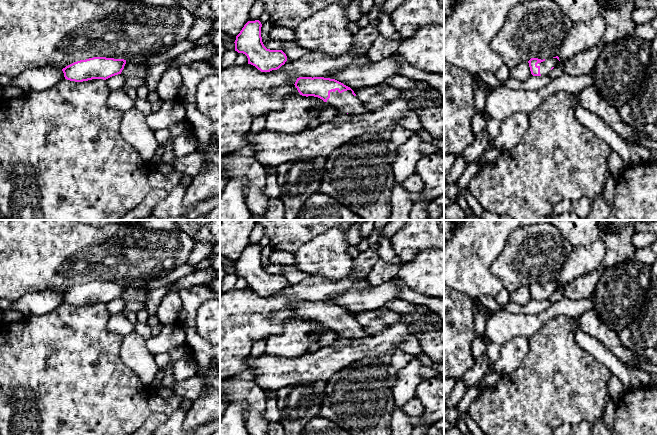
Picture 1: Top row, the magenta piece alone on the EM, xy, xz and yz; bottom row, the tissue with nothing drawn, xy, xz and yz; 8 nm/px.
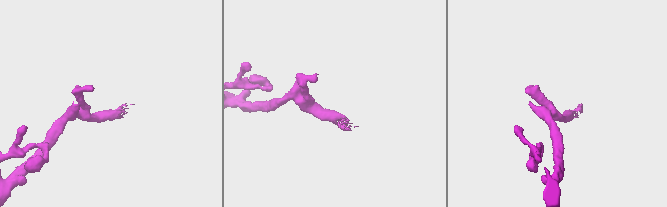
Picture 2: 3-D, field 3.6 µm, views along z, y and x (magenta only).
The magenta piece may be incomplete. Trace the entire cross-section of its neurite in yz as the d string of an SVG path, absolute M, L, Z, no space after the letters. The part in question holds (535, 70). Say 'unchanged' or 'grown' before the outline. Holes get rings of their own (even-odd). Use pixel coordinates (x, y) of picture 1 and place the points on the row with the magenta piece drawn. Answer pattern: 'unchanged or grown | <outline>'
grown | M553 57L548 59L538 59L531 58L528 63L530 67L531 74L533 76L544 76L548 75L549 72L557 65L559 62L559 57Z

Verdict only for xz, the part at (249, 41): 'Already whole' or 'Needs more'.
Already whole

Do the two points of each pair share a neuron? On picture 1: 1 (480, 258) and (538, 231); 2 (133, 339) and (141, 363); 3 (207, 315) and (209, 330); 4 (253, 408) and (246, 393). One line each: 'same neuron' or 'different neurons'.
1: different neurons
2: same neuron
3: same neuron
4: same neuron

